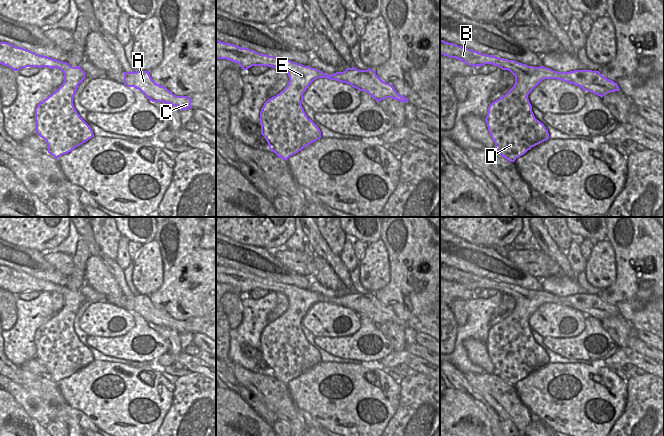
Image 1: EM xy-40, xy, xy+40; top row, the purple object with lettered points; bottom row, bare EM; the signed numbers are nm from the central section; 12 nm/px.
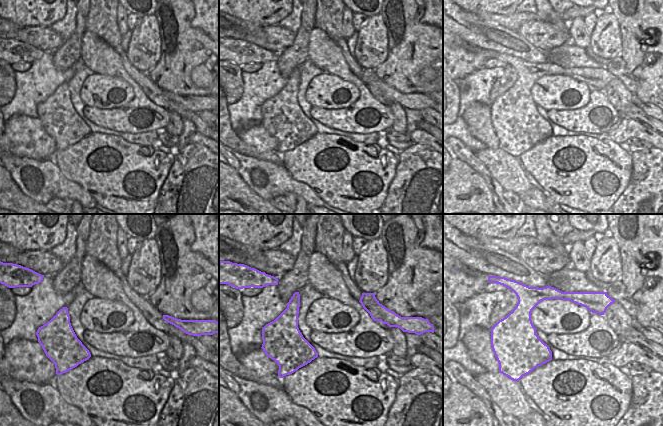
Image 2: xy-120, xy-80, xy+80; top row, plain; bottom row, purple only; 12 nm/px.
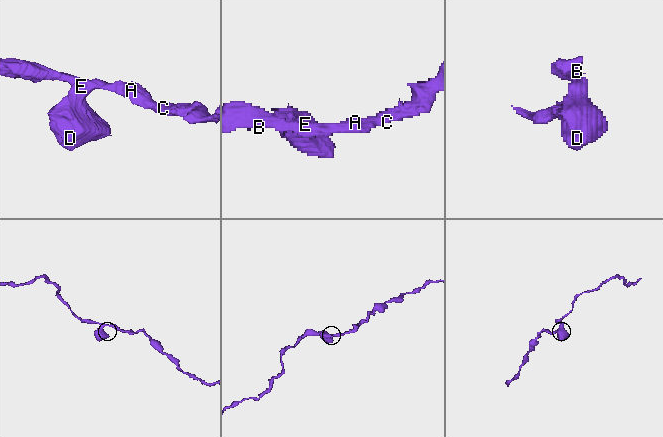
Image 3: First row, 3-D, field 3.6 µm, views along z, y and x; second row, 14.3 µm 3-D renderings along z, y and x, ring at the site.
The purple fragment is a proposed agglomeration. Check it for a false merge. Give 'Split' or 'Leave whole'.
Leave whole

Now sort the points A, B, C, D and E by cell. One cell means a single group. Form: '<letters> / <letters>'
A B C D E

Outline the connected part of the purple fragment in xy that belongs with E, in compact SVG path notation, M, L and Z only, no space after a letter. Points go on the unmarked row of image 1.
M216 264L216 282L238 287L243 294L252 290L268 290L288 298L289 306L284 314L268 323L260 335L261 358L269 373L284 384L321 362L320 353L308 342L301 329L304 316L318 302L350 308L359 315L367 316L377 326L392 322L407 327L407 322L399 319L390 307L381 304L370 292L358 294L352 291L326 299L308 289L260 278L219 264Z

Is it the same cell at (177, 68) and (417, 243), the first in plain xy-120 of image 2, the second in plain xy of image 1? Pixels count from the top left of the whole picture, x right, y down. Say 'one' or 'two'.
one

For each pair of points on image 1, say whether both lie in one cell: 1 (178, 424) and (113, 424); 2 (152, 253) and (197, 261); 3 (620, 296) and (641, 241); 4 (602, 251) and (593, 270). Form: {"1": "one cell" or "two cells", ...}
{"1": "two cells", "2": "two cells", "3": "one cell", "4": "one cell"}

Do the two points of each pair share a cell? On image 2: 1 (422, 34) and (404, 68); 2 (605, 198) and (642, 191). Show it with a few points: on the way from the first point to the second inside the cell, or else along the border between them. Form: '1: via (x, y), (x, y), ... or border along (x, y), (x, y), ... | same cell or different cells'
1: via (421, 42), (416, 47), (412, 60) | same cell
2: border along (631, 174), (627, 186), (613, 203) | different cells

